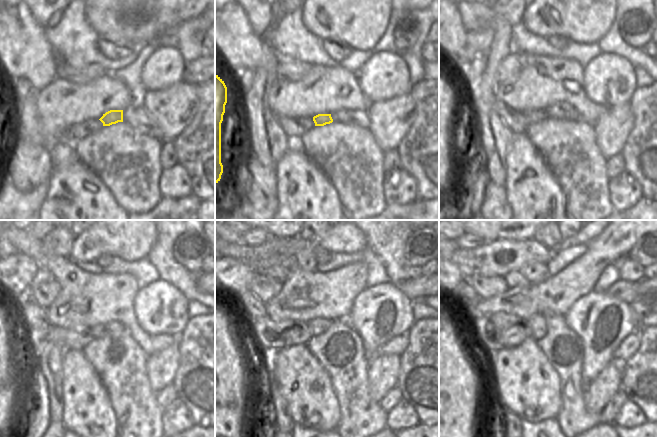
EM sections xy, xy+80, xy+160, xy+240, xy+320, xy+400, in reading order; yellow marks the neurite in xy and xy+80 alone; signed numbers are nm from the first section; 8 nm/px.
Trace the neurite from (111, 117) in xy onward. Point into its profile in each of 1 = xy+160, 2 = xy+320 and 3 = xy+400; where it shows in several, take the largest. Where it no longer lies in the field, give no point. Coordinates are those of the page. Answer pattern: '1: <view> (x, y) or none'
1: xy+160 (533, 116)
2: xy+320 (287, 341)
3: xy+400 (508, 339)

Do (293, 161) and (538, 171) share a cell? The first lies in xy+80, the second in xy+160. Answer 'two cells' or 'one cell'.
one cell

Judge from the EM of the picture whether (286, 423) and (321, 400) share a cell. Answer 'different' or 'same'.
different

